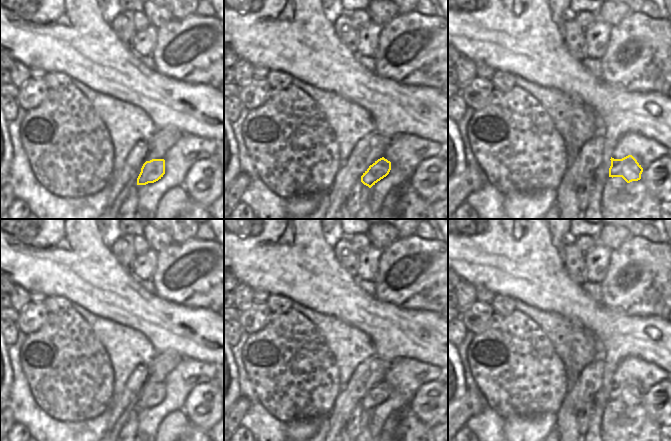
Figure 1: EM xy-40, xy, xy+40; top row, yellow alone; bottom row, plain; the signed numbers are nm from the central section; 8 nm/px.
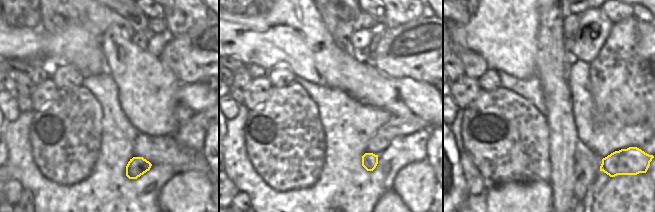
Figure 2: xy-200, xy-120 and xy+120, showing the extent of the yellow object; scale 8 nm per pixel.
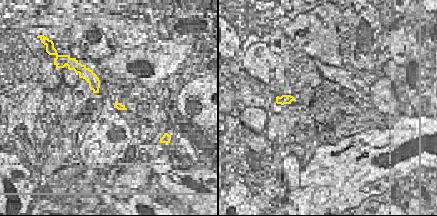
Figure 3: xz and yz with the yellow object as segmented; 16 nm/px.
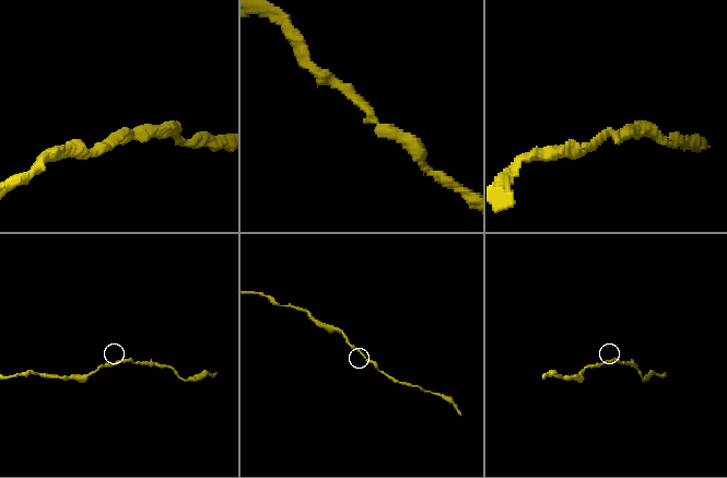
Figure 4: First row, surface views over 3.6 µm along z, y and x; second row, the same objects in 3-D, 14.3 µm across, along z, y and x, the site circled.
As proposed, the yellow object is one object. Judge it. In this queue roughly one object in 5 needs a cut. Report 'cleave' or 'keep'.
keep

